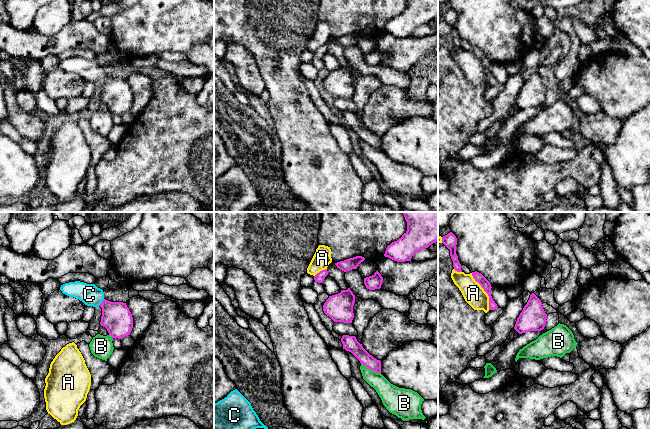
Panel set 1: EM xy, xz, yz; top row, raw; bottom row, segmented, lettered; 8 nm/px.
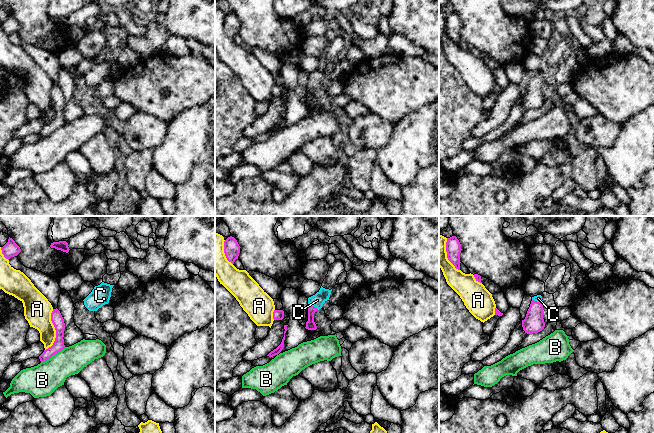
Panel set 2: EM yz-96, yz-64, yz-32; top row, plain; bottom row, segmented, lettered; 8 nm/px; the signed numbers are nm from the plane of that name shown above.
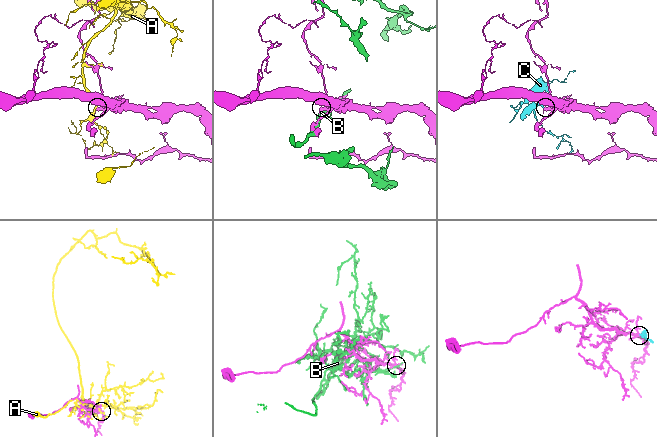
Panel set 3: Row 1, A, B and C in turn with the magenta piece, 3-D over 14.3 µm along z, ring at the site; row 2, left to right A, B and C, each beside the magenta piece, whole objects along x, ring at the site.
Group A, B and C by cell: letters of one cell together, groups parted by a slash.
A / B / C

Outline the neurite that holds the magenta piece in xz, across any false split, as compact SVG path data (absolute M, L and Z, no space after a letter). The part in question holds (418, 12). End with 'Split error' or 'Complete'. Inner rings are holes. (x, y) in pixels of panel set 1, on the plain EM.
M407 0L407 7L387 22L384 32L397 38L411 37L412 32L438 17L438 0Z. Complete

